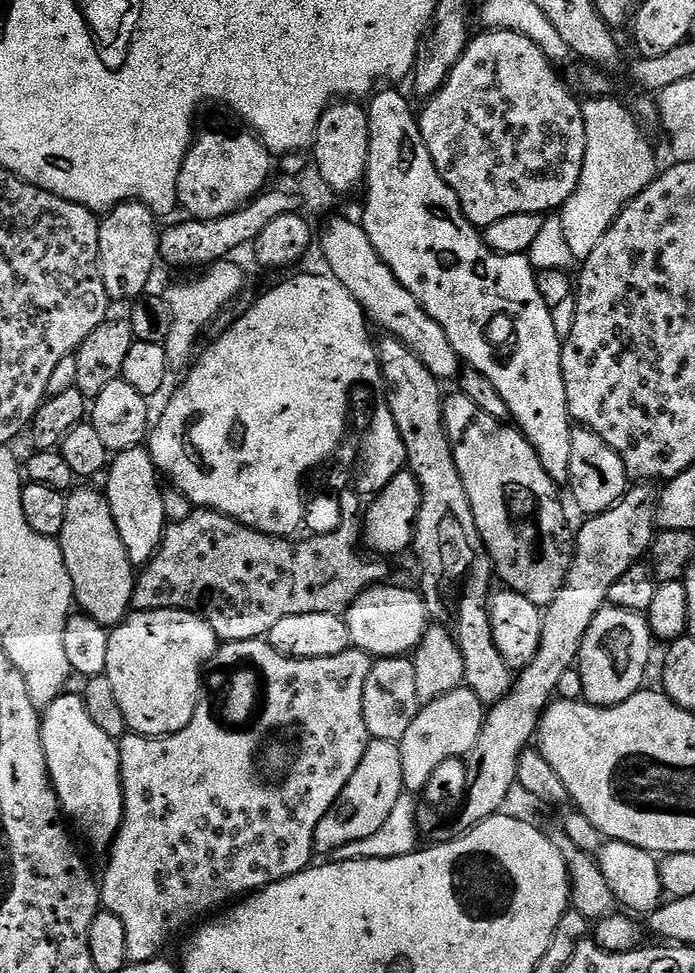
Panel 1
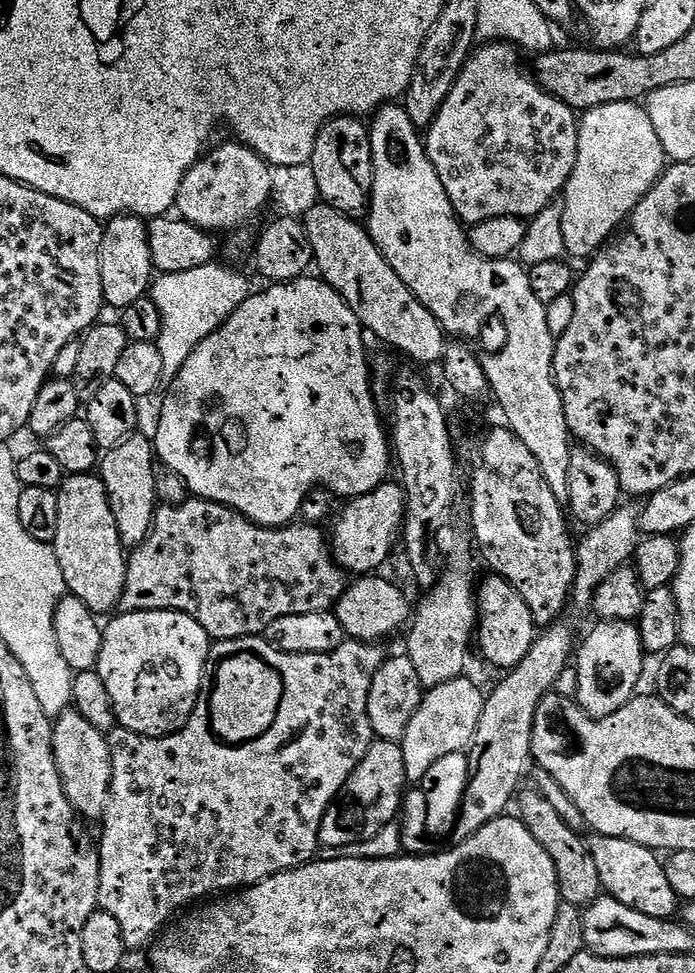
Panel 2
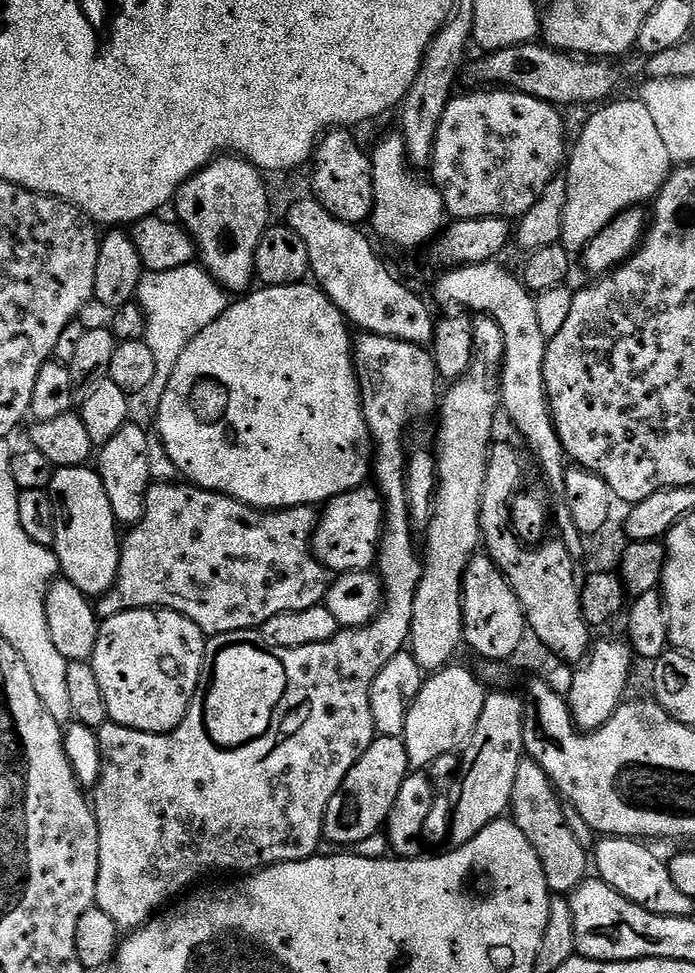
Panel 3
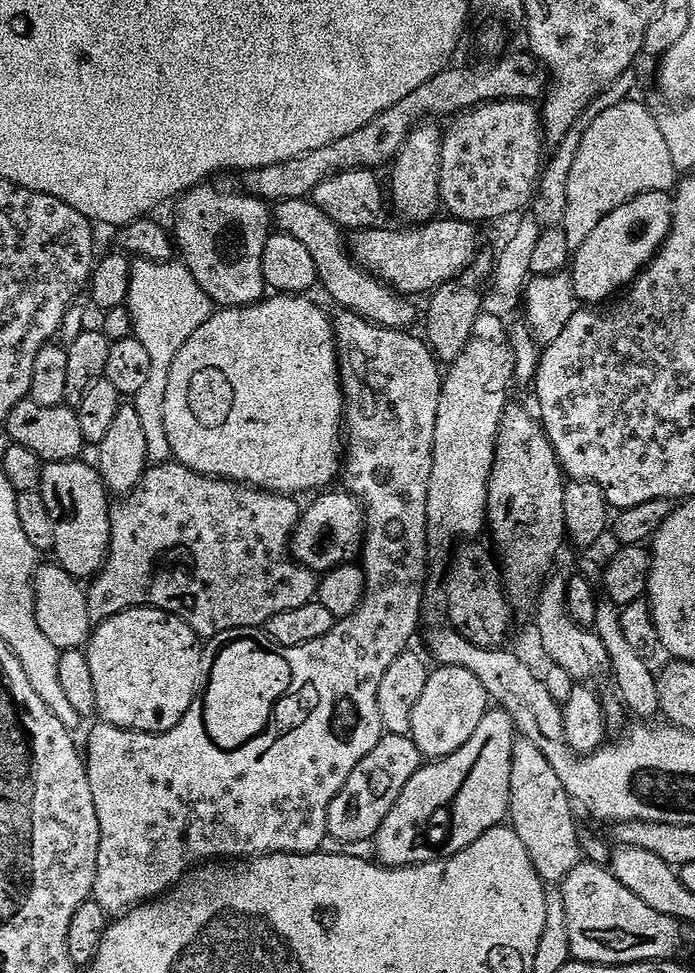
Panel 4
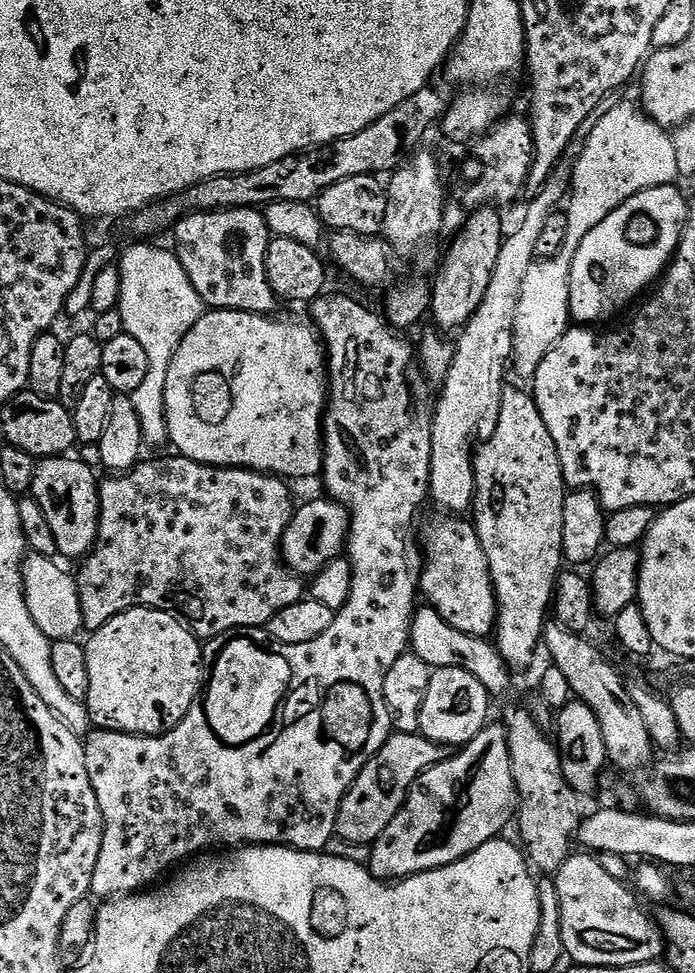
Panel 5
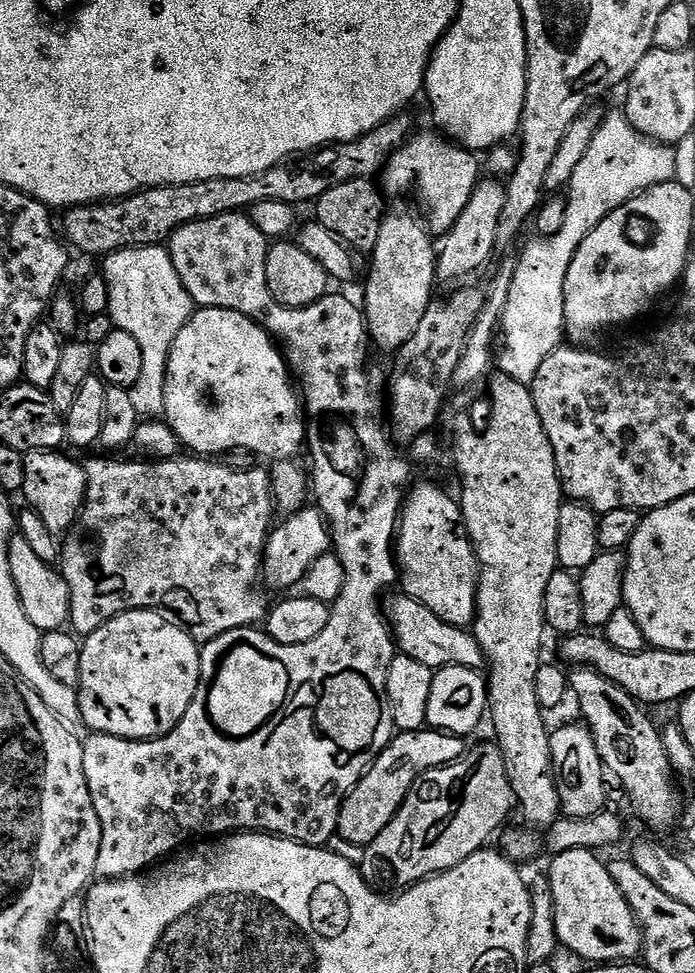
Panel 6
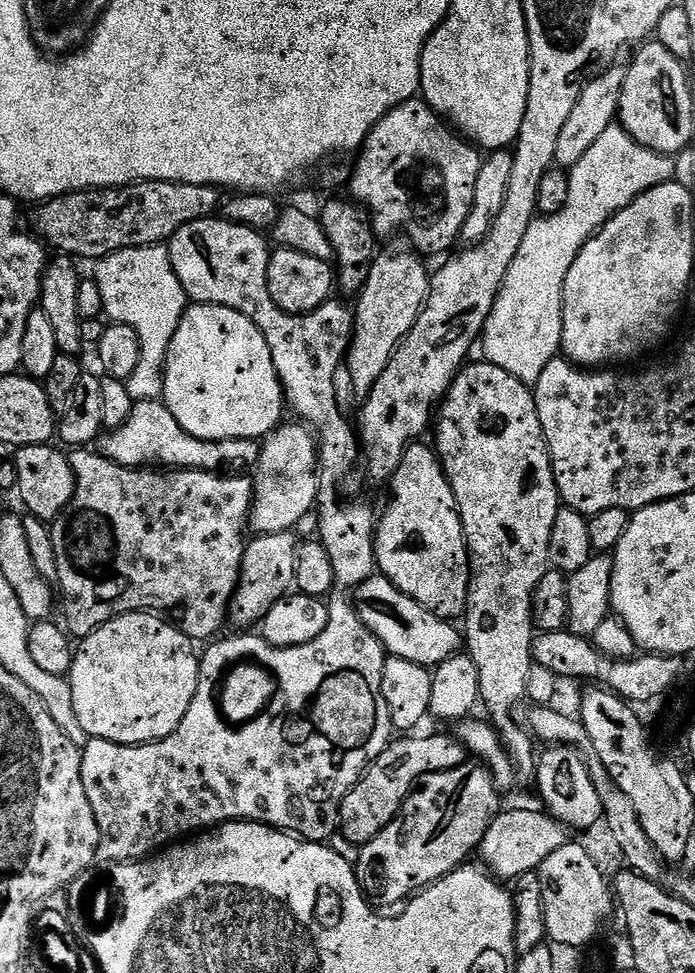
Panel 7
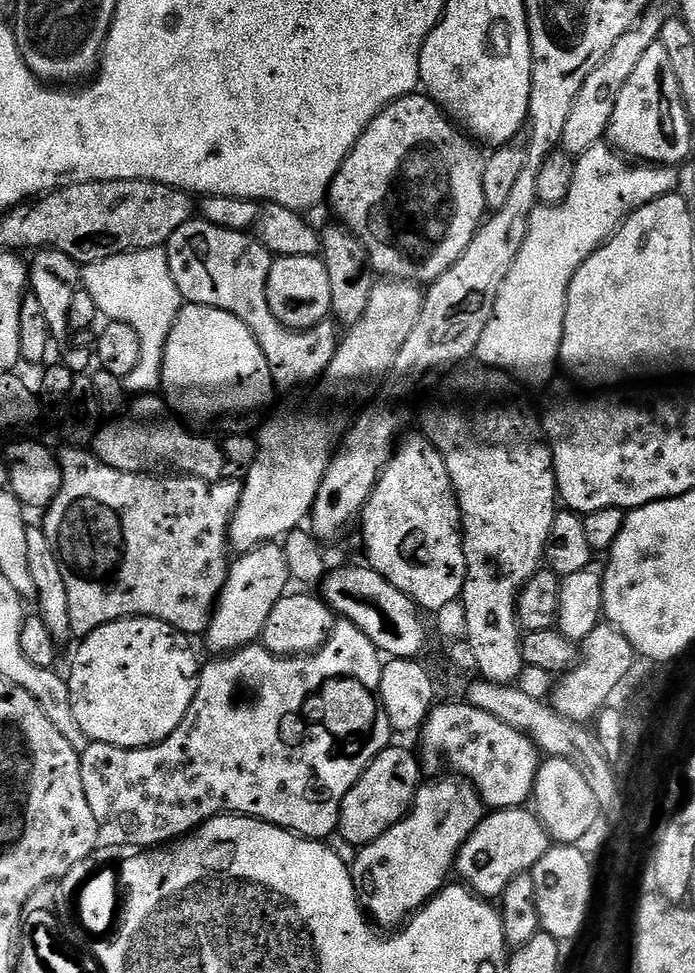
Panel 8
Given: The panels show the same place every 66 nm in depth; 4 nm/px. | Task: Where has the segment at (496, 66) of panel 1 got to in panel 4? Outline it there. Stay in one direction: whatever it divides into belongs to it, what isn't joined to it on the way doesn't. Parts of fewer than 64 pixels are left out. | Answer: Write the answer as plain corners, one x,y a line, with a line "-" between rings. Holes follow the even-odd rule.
493,100
491,104
481,104
478,108
469,108
468,111
459,113
451,121
452,124
444,132
444,145
442,146
442,174
440,175
440,202
446,209
447,215
457,220
465,220
477,226
483,225
483,220
500,220
503,216
512,216
515,212
523,213
524,207
533,203
534,197
540,187
540,177
546,167
546,137
544,134
544,121
542,112
535,103
527,100

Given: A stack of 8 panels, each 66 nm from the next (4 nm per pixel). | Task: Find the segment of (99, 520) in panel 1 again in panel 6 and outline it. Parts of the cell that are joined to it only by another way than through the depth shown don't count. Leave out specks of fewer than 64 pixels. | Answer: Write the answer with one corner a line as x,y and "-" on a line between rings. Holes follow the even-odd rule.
53,450
51,452
30,452
25,455
26,482
22,499
27,507
50,526
50,530
57,534
67,534
72,531
74,525
79,521
84,506
84,495
86,494
86,474
84,465
78,459
71,460
63,456
63,451

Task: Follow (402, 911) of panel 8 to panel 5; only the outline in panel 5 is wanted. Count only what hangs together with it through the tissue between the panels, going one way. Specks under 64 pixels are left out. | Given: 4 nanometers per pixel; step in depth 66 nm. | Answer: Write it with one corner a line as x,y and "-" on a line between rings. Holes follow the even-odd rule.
493,722
485,723
480,733
478,733
470,743
463,745
463,747
457,751
460,752
457,756
449,755
447,758
441,760
440,763
425,770
425,772
412,783
412,789
408,792
408,796
404,800
404,805
400,807
400,811
394,818
394,822
390,822
390,826
386,826
386,830
382,830
382,834
377,838
375,844
371,845
371,856
366,863
366,867
374,878
378,878
385,882
395,882
406,876
417,876
423,872
450,866
454,862
466,858
474,850
478,850
478,846
482,846
486,842
497,839
497,837
503,833
500,831
502,831
511,820
513,823
513,821
517,819
518,805
516,802
516,787
514,786
514,774
510,766
510,746
506,738
506,730
504,729
503,723
492,723

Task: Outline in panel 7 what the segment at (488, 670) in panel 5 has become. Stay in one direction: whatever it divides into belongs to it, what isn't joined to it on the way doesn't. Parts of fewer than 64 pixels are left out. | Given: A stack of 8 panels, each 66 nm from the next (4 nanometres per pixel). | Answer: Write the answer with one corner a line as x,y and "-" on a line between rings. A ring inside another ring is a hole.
382,575
372,576
362,582
354,592
356,612
364,624
384,643
388,656
406,658
406,662
418,662
418,666
435,670
442,662
457,655
462,648
462,632
455,623
435,616
426,606
414,602
398,586
394,586

